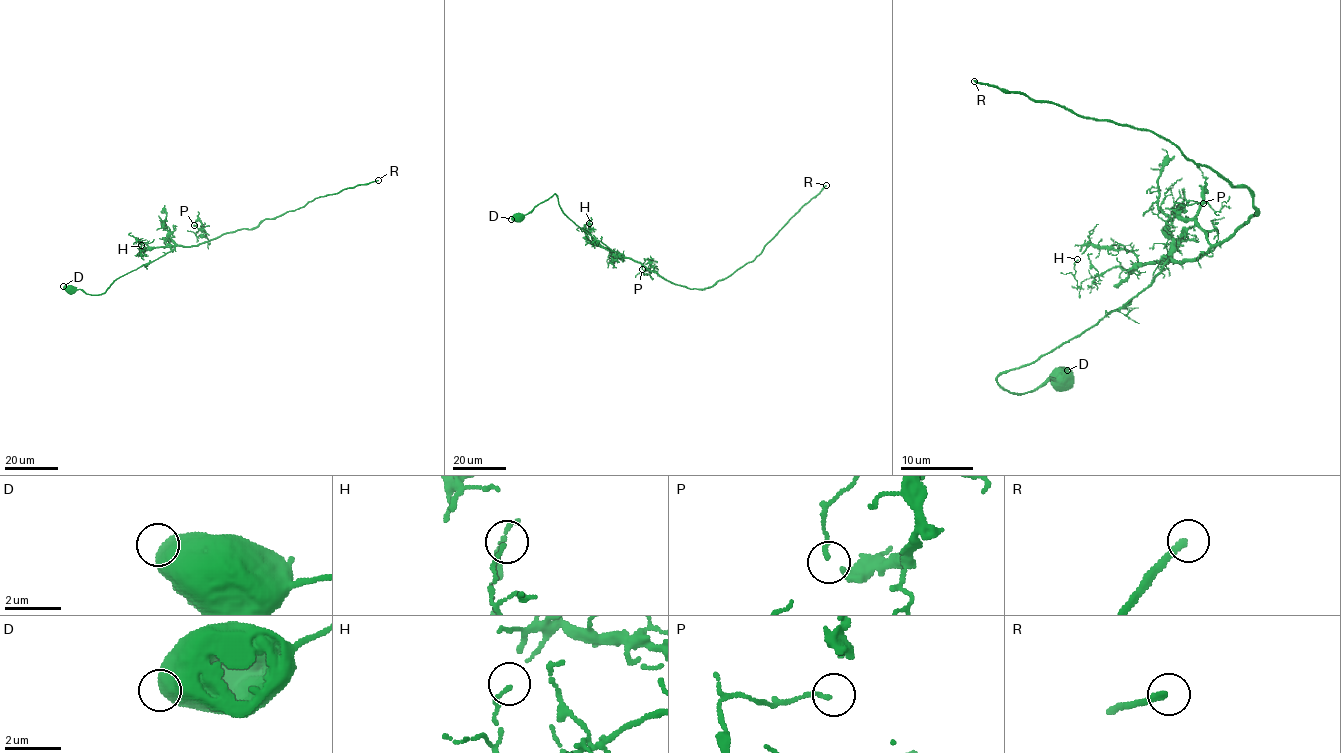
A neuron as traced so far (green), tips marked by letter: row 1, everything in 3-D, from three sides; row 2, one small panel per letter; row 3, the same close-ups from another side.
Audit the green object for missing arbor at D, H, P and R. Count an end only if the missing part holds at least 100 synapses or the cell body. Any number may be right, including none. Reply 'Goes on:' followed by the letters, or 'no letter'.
Goes on: R

